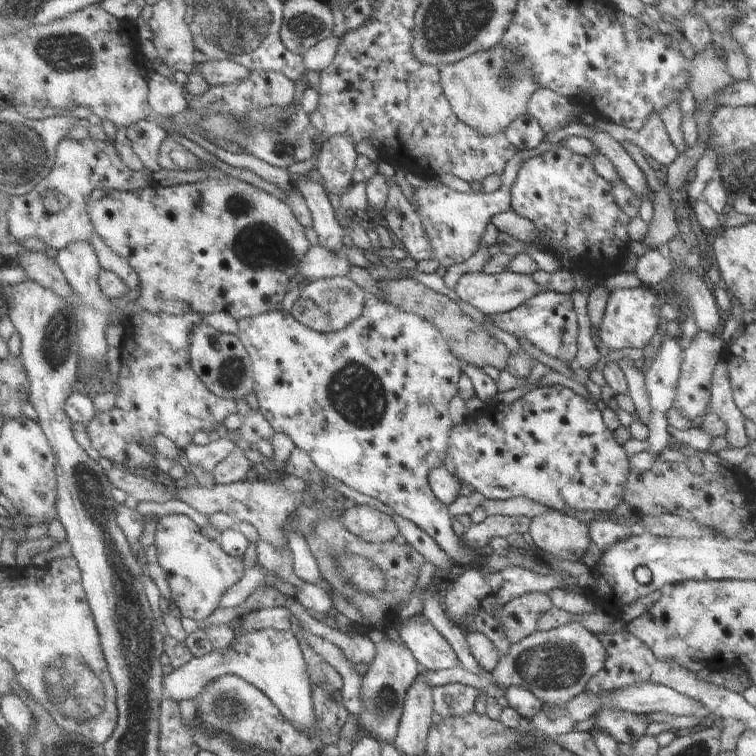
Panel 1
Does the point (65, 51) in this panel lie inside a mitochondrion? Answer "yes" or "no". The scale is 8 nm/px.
yes

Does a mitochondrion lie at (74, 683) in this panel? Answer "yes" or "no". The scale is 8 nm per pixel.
yes

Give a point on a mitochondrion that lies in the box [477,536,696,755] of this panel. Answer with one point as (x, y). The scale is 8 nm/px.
(554, 663)

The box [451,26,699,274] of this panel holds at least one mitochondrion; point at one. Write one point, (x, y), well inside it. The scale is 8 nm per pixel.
(505, 69)

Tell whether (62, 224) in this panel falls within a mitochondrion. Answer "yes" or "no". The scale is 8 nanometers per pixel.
no

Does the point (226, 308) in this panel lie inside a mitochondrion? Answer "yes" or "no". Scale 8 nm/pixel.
no

